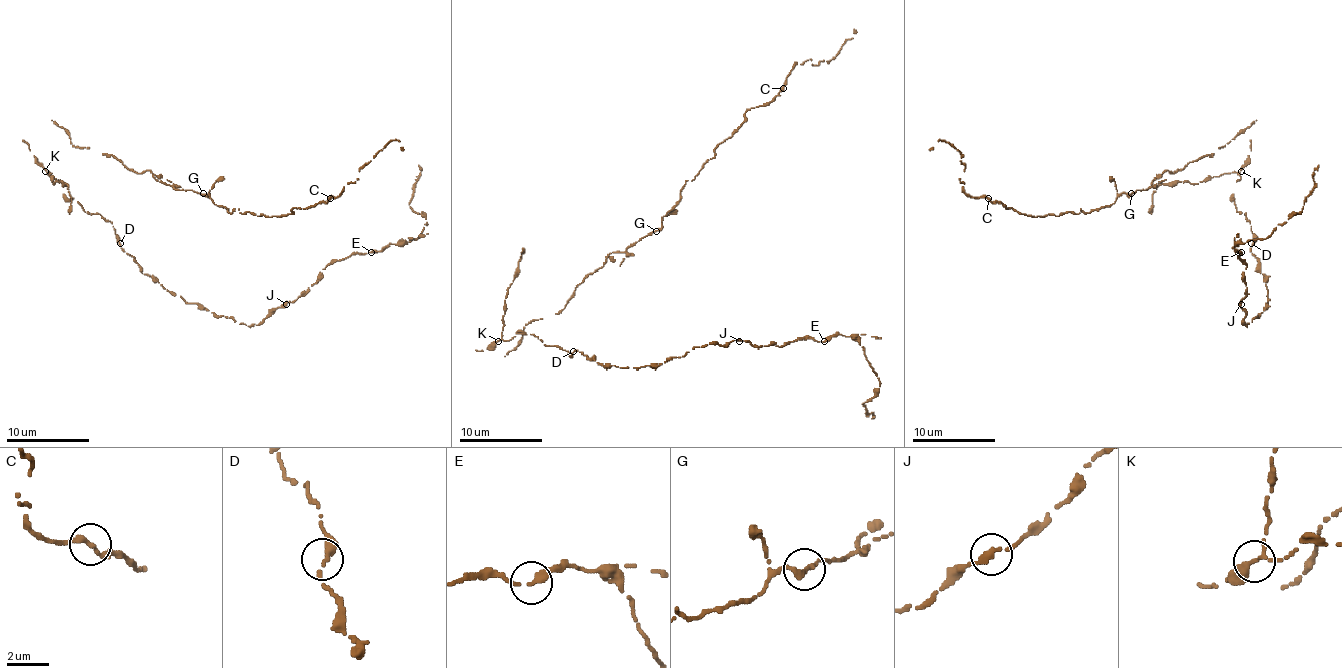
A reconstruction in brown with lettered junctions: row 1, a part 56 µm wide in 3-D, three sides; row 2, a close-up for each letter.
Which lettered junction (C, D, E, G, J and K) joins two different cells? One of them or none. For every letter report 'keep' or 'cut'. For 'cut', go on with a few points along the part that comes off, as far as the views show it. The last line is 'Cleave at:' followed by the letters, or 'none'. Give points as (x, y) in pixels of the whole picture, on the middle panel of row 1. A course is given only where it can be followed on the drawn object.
C: keep
D: keep
E: keep
G: keep
J: keep
K: keep
Cleave at: none

